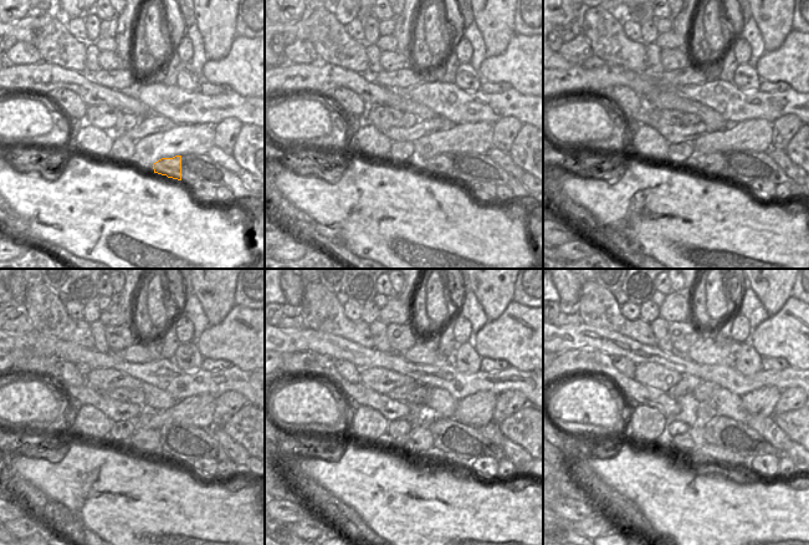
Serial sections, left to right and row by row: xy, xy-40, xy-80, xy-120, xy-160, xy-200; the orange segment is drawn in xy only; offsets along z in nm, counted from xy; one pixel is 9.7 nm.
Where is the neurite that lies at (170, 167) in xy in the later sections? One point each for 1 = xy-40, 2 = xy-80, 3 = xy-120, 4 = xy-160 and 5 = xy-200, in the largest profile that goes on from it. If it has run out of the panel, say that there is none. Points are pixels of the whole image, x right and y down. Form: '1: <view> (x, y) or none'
1: xy-40 (441, 164)
2: xy-80 (712, 164)
3: xy-120 (147, 441)
4: xy-160 (419, 439)
5: xy-200 (694, 437)

